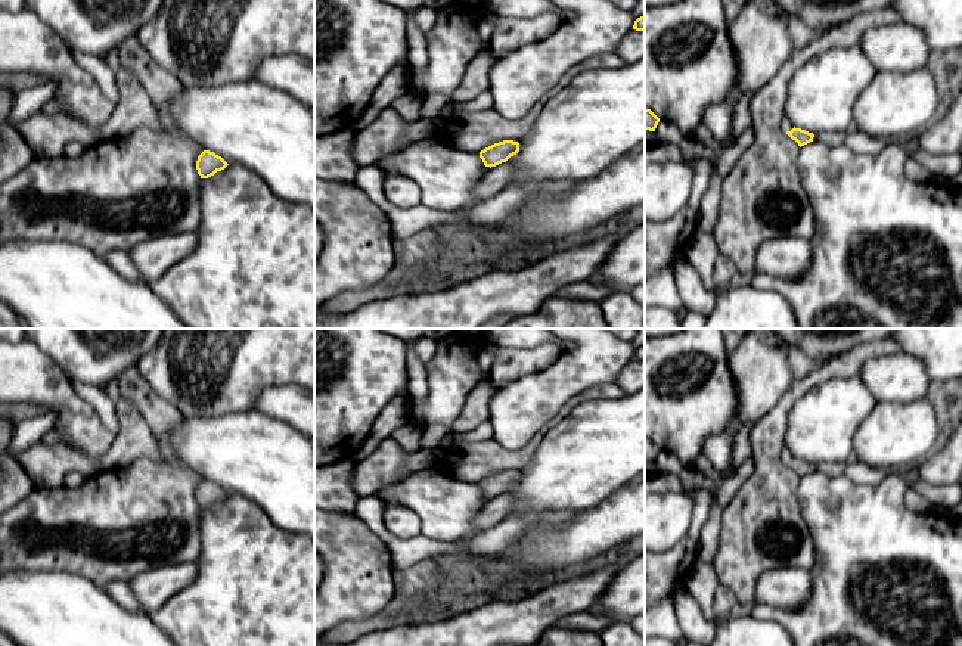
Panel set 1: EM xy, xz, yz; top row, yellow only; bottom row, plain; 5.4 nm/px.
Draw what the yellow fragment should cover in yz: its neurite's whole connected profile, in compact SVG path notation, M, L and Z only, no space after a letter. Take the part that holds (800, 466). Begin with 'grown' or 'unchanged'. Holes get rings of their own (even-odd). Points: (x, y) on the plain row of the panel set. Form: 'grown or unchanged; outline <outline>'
grown; outline M783 445L783 450L782 450L782 460L792 469L798 473L798 476L804 476L810 472L813 472L813 468L814 465L813 463L809 463L806 460L801 460L801 459L795 459L788 450L786 447Z

